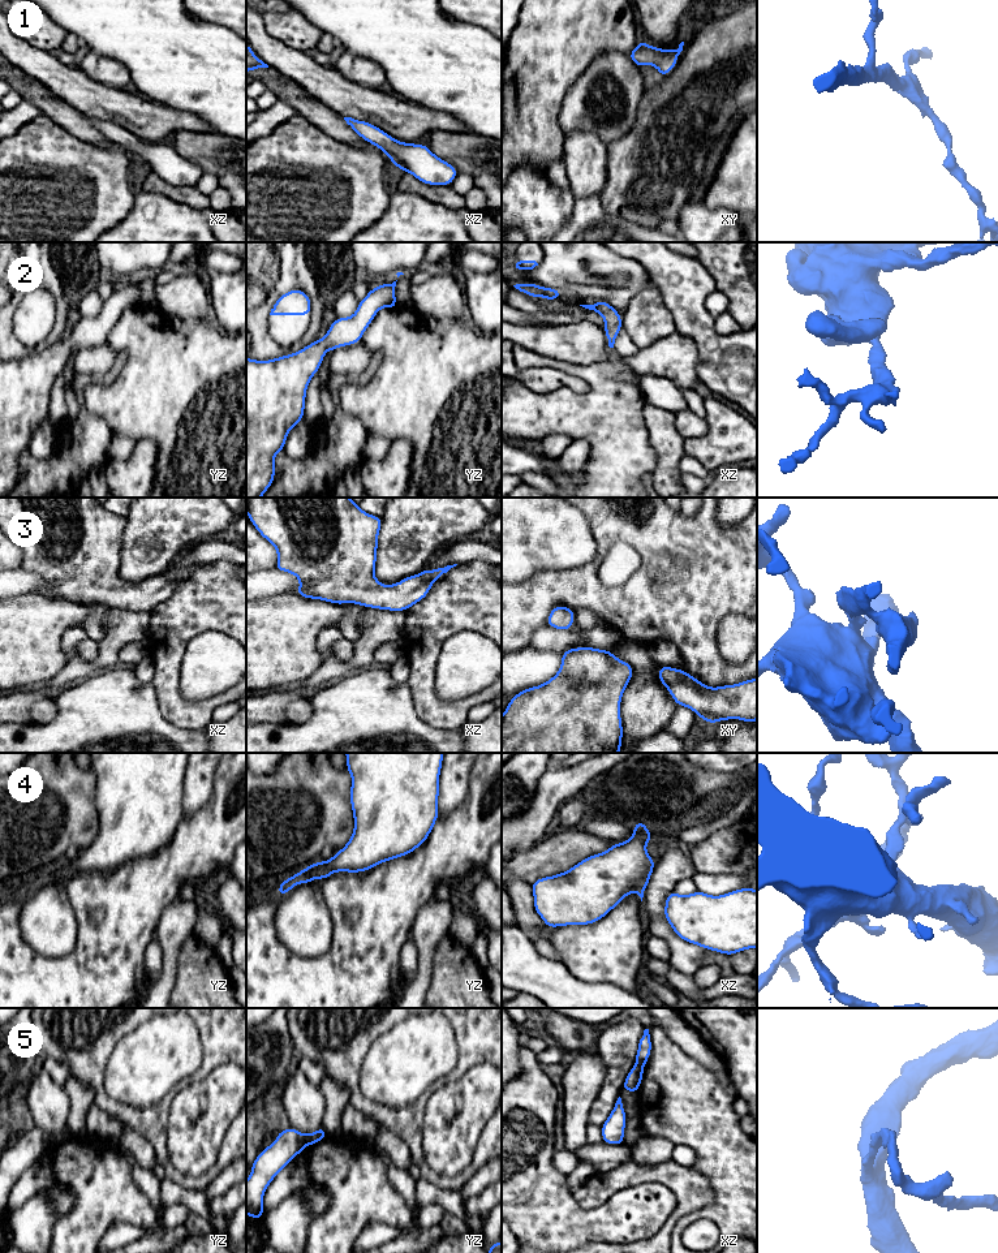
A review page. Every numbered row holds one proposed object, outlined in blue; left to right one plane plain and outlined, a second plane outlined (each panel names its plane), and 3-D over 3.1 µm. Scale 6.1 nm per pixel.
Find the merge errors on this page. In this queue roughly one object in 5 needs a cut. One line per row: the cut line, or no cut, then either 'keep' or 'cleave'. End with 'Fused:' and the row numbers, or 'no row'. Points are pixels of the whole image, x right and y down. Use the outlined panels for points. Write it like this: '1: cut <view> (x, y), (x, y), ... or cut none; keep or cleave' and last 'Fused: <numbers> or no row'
1: cut none; keep
2: cut none; keep
3: cut none; keep
4: cut none; keep
5: cut yz (305, 1135), (304, 1145); cleave
Fused: 5

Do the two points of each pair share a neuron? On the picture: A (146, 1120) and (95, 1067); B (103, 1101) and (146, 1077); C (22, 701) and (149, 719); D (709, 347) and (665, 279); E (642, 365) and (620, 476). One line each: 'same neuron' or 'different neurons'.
A: same neuron
B: different neurons
C: different neurons
D: same neuron
E: different neurons

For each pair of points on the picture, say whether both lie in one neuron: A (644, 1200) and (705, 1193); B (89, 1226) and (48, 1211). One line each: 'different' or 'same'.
A: different
B: different

